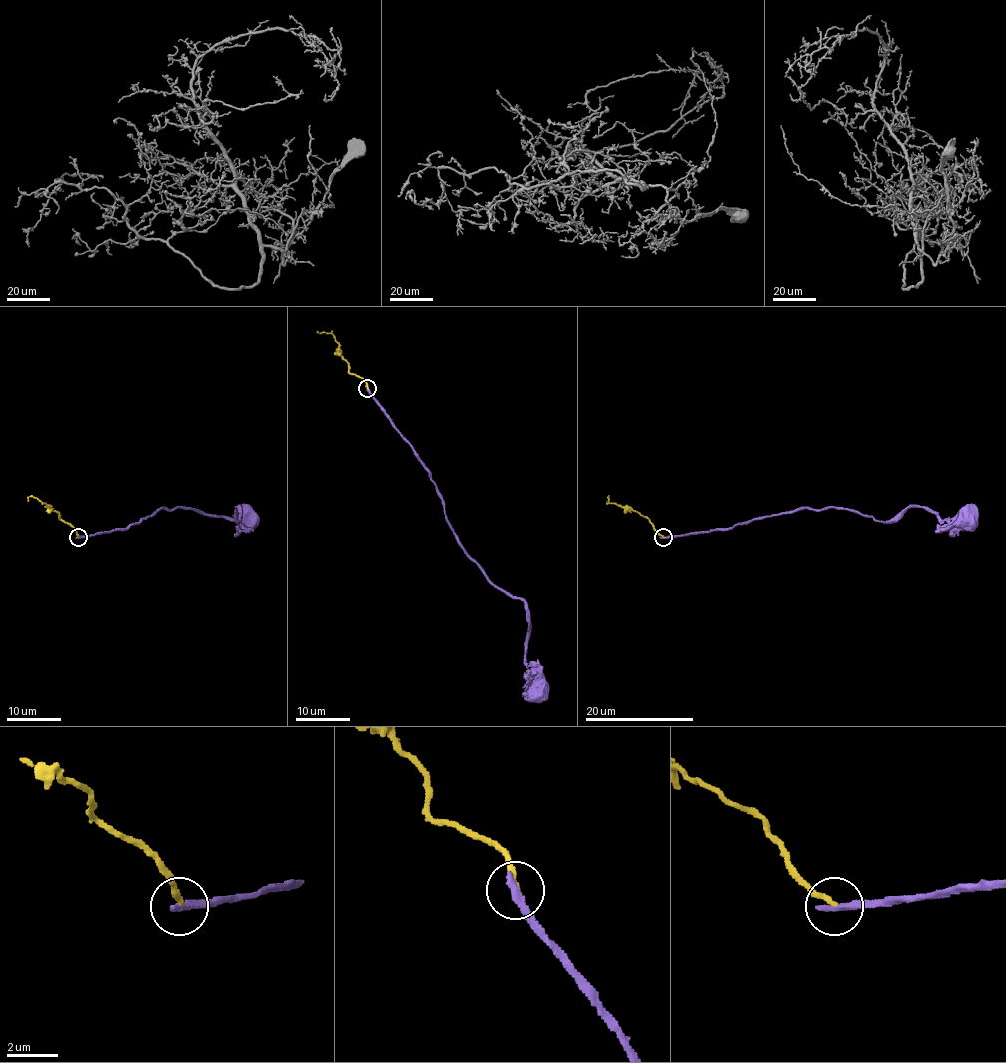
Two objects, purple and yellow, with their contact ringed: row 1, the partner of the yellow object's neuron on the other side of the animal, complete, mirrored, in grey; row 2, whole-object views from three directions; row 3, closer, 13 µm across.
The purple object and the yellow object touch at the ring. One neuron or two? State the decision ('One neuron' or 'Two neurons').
Two neurons

